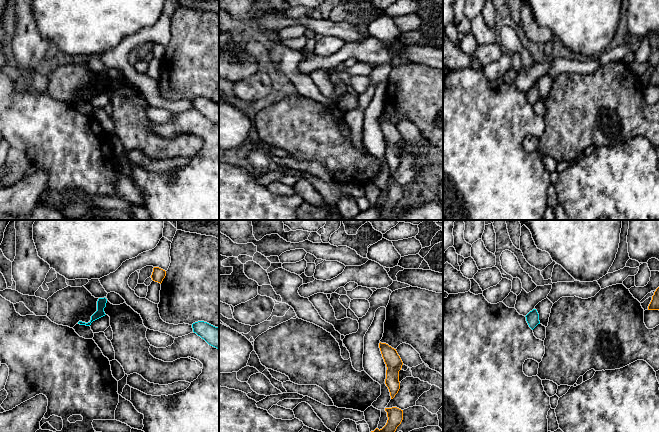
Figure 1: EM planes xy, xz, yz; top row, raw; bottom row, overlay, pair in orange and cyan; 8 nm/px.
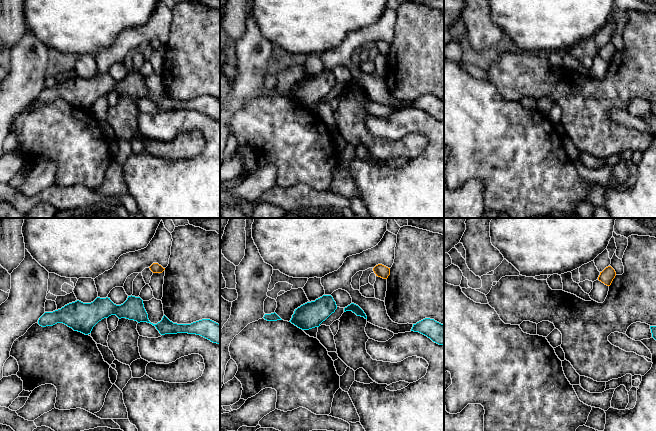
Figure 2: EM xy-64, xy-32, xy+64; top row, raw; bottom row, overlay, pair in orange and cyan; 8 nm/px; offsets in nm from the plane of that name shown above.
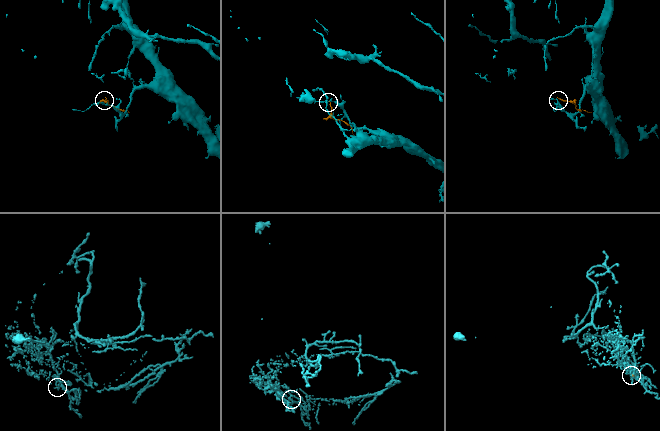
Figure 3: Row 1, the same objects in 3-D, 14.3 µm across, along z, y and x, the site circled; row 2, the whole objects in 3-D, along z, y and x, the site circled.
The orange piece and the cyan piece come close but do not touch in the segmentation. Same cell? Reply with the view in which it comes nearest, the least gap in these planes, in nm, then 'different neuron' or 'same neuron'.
nearest in xy; 400 nm apart; different neuron

